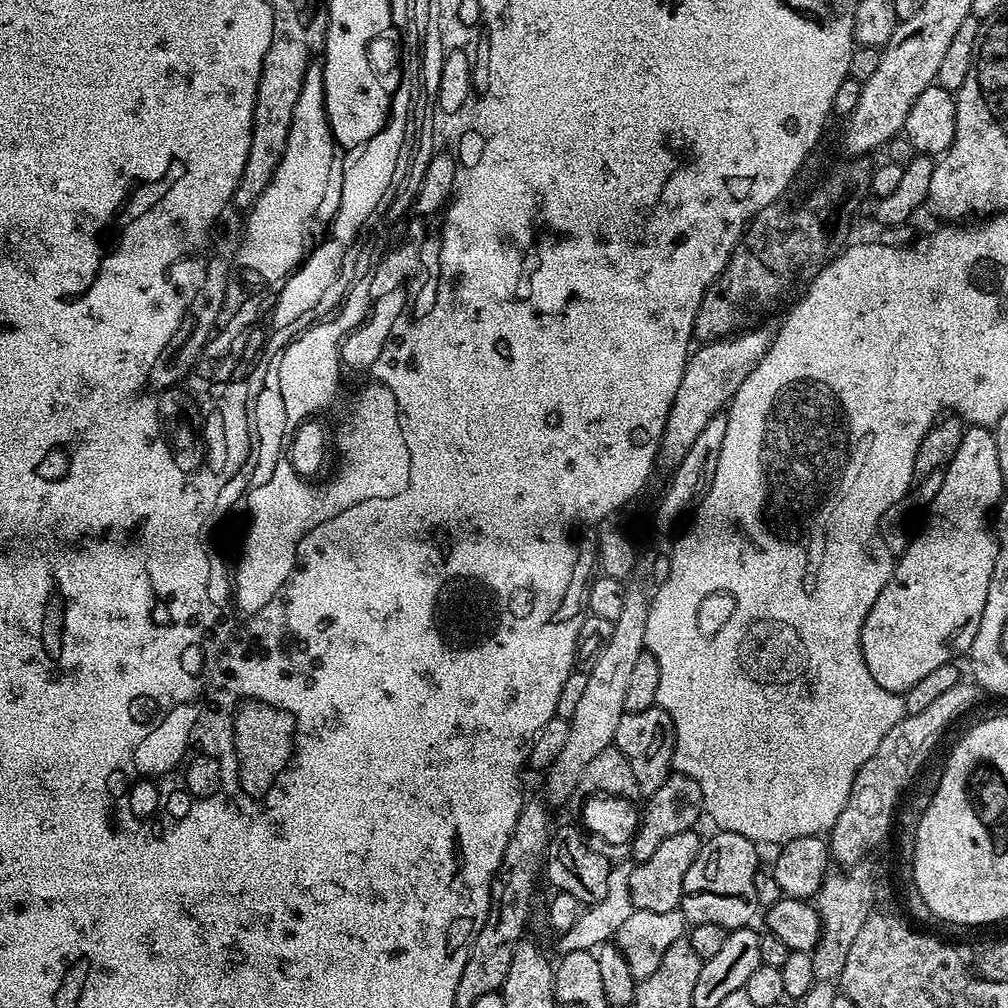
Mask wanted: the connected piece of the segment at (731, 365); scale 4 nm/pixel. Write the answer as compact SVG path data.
M753 326L735 336L723 340L710 340L701 343L688 357L688 365L684 367L682 382L678 382L678 394L674 394L674 402L670 406L670 414L666 418L666 426L662 430L658 464L662 469L671 470L686 458L692 445L702 434L703 428L710 418L721 415L731 404L734 394L738 394L738 386L750 378L750 370L762 362L772 345L773 333L767 332L764 326Z

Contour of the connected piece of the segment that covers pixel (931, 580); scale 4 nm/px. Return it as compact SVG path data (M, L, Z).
M984 426L969 427L964 433L954 458L948 463L947 468L943 469L943 473L944 477L940 483L940 489L931 497L932 509L928 512L928 521L925 522L924 529L921 532L919 529L913 535L908 549L895 561L890 582L886 582L886 586L882 586L882 594L878 594L874 606L870 606L870 614L866 614L862 626L860 649L864 655L864 661L874 678L874 682L878 682L878 686L882 686L888 692L906 693L910 690L910 686L914 686L914 682L926 678L926 674L932 673L937 666L953 663L957 658L960 658L956 656L962 655L963 652L965 655L971 649L974 634L978 634L978 622L982 622L982 606L986 606L986 590L990 590L990 574L994 574L994 562L998 558L998 550L1000 549L996 533L990 527L990 513L999 505L1005 495L1004 488L1006 488L1006 481L1002 478L1002 466L998 466L998 446L995 435Z

